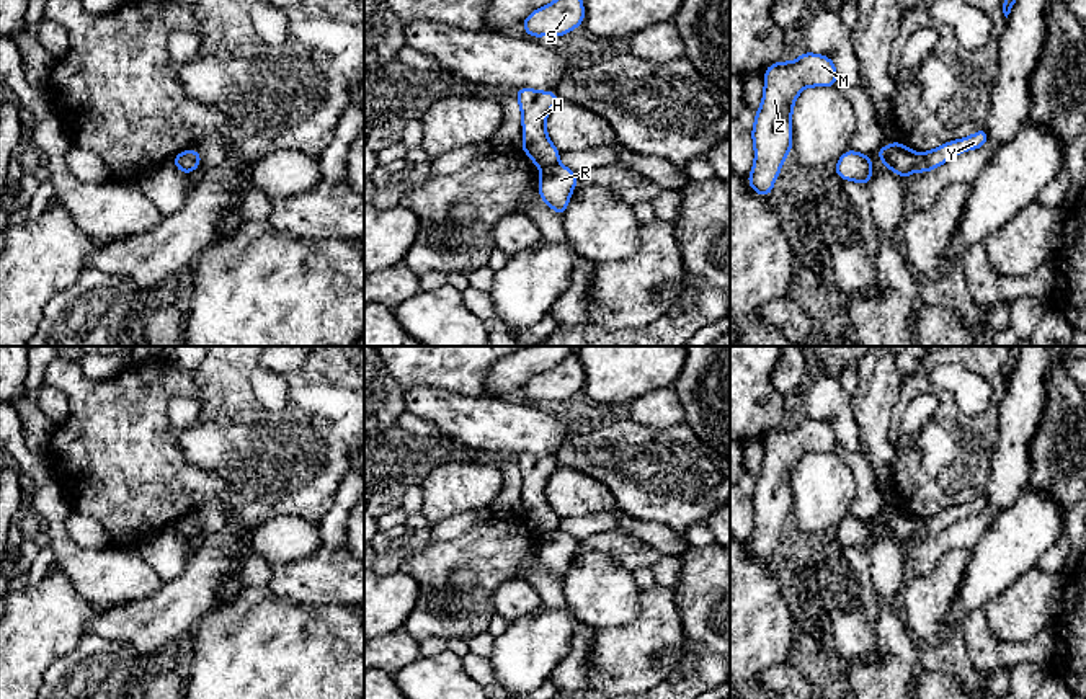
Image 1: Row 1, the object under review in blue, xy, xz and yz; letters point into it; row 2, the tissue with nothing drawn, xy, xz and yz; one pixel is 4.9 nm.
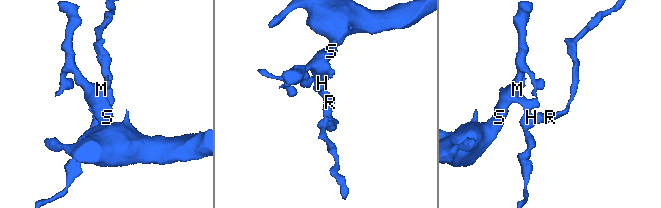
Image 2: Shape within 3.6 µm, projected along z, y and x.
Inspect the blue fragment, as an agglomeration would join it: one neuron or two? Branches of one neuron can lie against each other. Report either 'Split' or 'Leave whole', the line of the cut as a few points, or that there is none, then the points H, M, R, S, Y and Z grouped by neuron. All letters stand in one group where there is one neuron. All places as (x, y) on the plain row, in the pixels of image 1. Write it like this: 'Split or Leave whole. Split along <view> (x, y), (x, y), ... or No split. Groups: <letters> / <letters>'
Split. Split along xz (557, 526), (541, 534). Groups: H M S Z / R Y

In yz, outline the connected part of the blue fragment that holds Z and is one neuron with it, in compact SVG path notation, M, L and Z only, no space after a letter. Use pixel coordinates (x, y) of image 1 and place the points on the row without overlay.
M803 418L794 428L776 428L769 431L763 443L763 469L756 475L754 492L751 496L754 531L746 547L759 562L768 563L782 534L786 521L792 518L792 472L799 459L807 452L835 452L838 439L828 421Z

